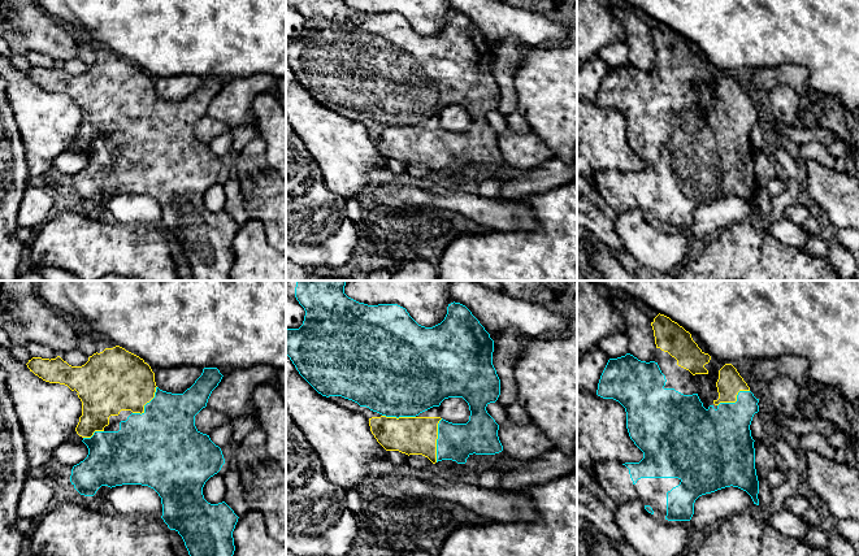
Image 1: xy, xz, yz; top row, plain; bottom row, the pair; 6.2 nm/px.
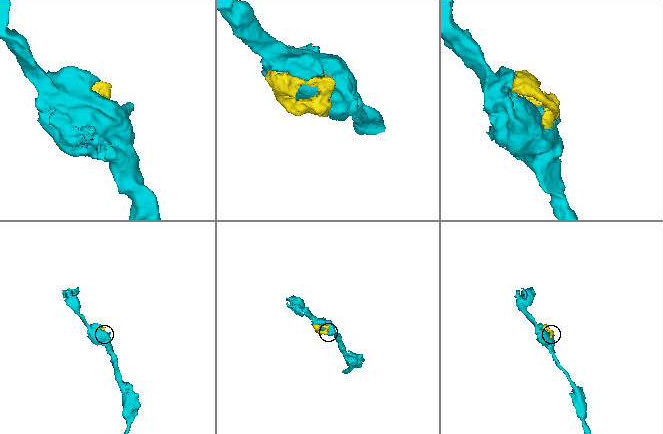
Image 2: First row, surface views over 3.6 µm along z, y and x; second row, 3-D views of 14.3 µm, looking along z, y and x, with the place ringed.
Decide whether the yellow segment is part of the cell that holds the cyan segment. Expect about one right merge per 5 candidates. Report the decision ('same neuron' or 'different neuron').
same neuron

